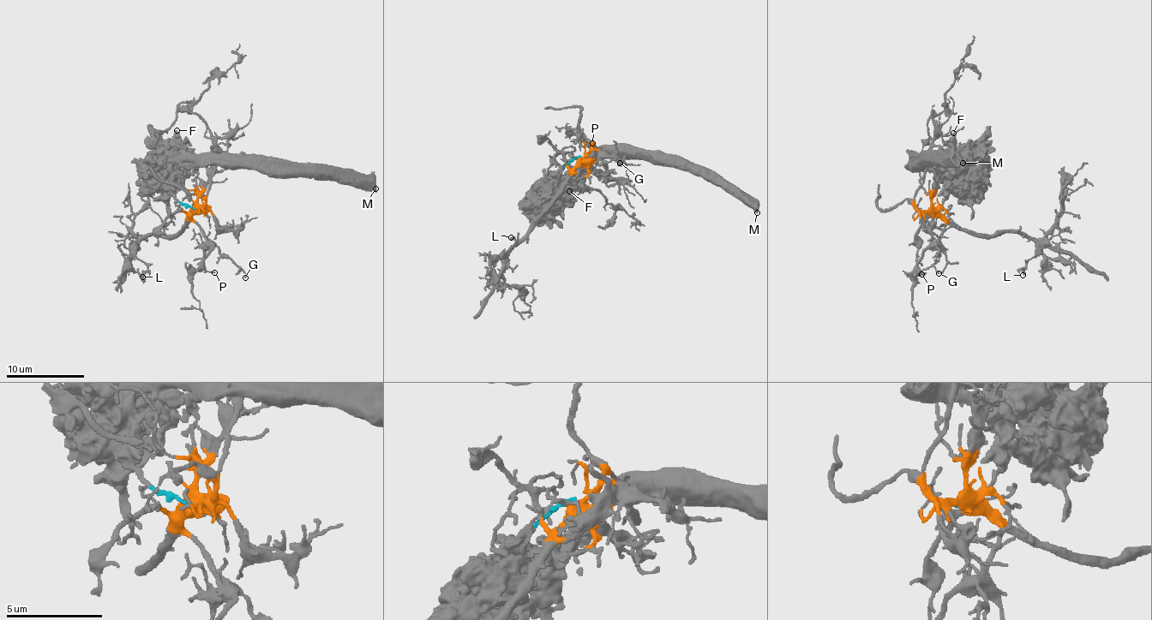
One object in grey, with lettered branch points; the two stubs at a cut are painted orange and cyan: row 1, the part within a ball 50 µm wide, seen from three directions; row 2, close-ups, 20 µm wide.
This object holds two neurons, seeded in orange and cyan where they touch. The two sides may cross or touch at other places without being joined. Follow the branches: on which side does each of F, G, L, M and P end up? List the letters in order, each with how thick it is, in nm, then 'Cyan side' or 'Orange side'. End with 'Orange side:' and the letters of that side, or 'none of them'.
F: Thickness 400 nm. Cyan side
G: Thickness 110 nm. Orange side
L: Thickness 190 nm. Orange side
M: Thickness 440 nm. Cyan side
P: Thickness 140 nm. Orange side
Orange side: G, L, P

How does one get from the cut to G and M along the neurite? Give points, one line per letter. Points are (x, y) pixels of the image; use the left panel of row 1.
G: (196, 208), (192, 217), (194, 222), (242, 271), (244, 277)
M: (196, 208), (184, 206), (174, 194), (184, 175), (206, 157), (277, 157), (330, 164), (351, 171), (375, 189)

